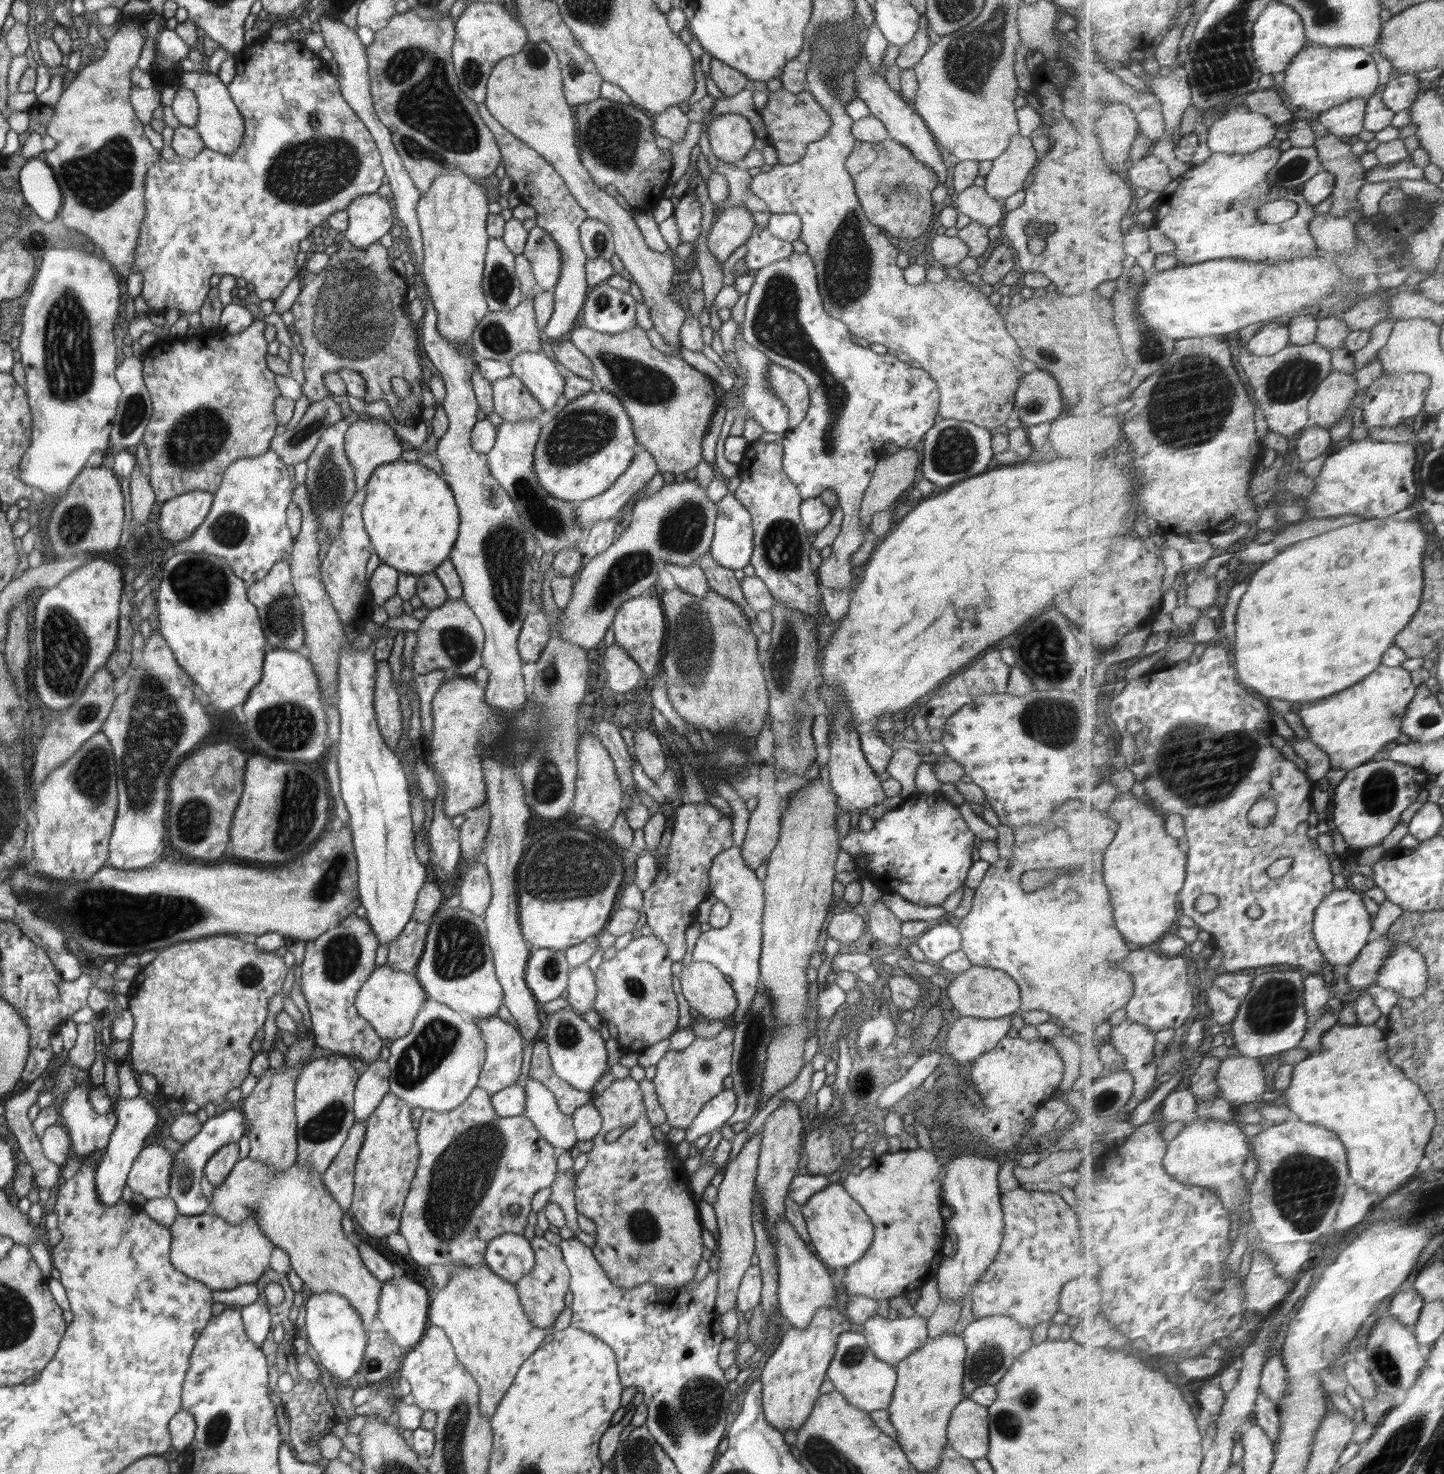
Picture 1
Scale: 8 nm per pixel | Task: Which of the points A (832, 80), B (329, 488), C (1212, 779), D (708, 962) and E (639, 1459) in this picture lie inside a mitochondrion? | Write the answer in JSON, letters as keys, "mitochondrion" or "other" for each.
{"A":"mitochondrion","B":"mitochondrion","C":"mitochondrion","D":"other","E":"mitochondrion"}

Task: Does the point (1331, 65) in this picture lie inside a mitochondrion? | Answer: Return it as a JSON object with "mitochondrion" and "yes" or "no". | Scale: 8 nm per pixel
{"mitochondrion":"no"}

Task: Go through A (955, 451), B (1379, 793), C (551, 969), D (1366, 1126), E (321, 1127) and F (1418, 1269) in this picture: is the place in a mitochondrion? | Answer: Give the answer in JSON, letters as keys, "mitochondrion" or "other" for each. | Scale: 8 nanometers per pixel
{"A":"mitochondrion","B":"mitochondrion","C":"mitochondrion","D":"other","E":"mitochondrion","F":"other"}

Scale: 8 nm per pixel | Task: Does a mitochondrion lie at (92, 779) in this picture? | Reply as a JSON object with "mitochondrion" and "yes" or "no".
{"mitochondrion":"yes"}

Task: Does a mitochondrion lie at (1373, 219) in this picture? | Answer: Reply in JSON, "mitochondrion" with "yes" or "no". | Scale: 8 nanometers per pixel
{"mitochondrion":"no"}

